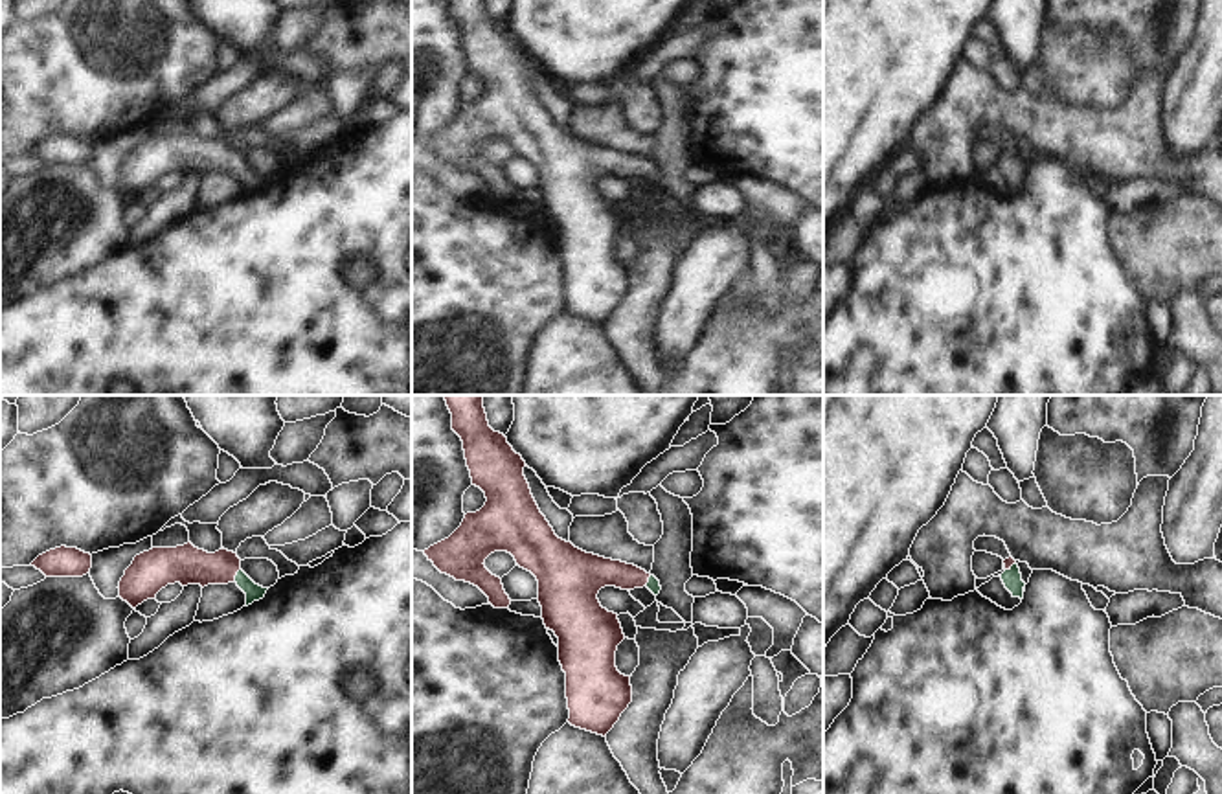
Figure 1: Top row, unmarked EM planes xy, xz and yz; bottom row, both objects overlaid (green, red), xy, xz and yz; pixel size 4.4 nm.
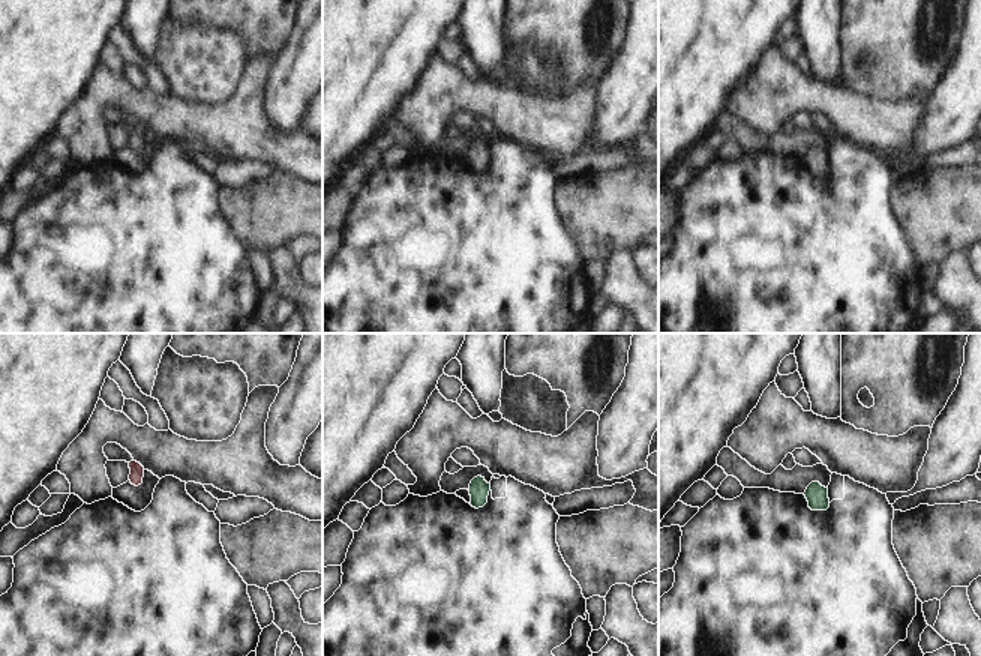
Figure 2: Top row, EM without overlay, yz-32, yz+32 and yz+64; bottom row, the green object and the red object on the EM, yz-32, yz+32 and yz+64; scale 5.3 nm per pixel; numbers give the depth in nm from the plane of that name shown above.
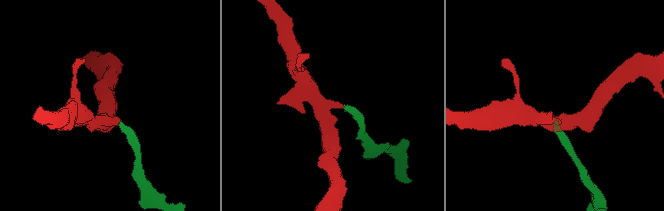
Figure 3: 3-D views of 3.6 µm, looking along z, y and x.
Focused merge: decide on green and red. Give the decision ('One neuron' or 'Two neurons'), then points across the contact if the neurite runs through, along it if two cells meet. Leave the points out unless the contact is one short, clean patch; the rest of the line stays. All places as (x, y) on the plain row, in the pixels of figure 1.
One neuron. Path across: xy (254, 181), (237, 162), (226, 157), (186, 153)

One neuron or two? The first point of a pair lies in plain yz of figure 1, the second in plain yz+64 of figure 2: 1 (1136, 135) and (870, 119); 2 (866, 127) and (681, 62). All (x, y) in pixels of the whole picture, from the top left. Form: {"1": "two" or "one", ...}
{"1": "one", "2": "one"}

